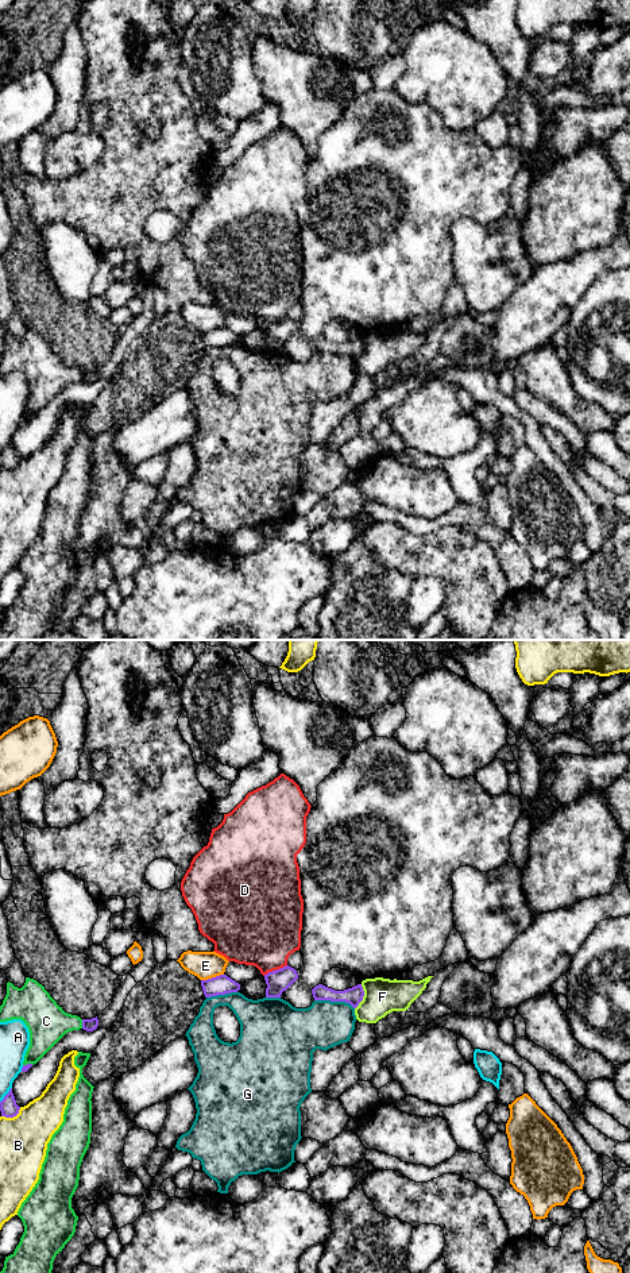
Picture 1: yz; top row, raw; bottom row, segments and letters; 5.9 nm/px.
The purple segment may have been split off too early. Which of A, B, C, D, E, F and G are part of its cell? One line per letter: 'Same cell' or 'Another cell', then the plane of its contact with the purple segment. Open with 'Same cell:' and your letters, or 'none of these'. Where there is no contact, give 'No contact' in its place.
Same cell: none of these
A: Another cell. Touches purple in yz
B: Another cell. Touches purple in yz
C: Another cell. Touches purple in yz
D: Another cell. Touches purple in yz
E: Another cell. Touches purple in yz
F: Another cell. Touches purple in yz
G: Another cell. Touches purple in yz

